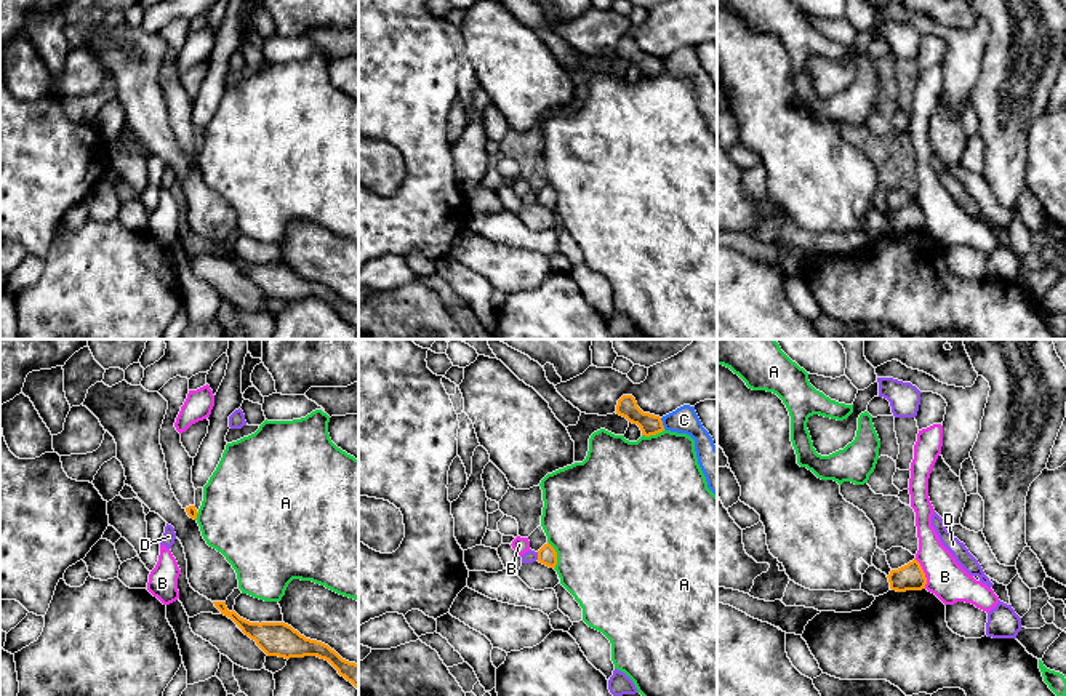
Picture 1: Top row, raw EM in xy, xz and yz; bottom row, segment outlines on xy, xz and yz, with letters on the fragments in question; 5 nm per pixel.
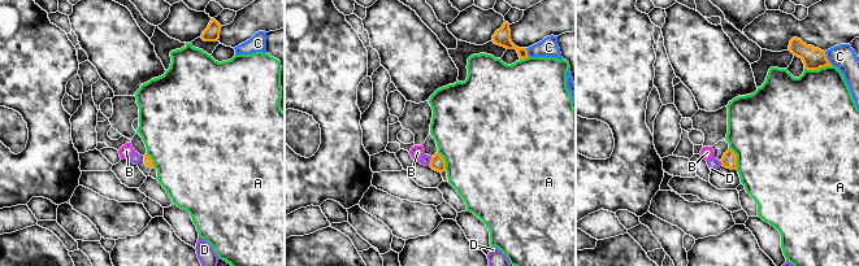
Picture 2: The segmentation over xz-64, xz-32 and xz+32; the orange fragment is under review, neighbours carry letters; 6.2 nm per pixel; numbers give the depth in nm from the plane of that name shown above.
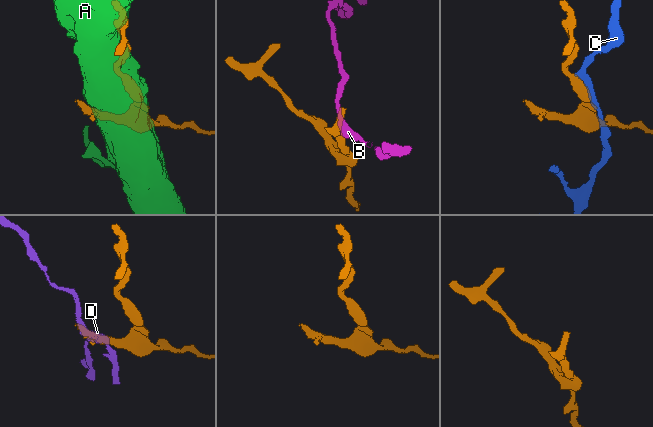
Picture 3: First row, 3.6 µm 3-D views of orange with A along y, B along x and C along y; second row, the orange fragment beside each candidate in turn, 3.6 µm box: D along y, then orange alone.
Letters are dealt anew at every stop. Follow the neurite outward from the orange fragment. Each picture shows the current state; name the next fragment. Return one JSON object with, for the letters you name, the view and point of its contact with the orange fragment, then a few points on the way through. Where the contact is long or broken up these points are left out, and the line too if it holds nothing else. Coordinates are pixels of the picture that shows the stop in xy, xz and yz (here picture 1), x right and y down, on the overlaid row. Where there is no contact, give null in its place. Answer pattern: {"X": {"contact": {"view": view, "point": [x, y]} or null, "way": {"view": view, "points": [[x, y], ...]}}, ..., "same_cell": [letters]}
{"same_cell": []}

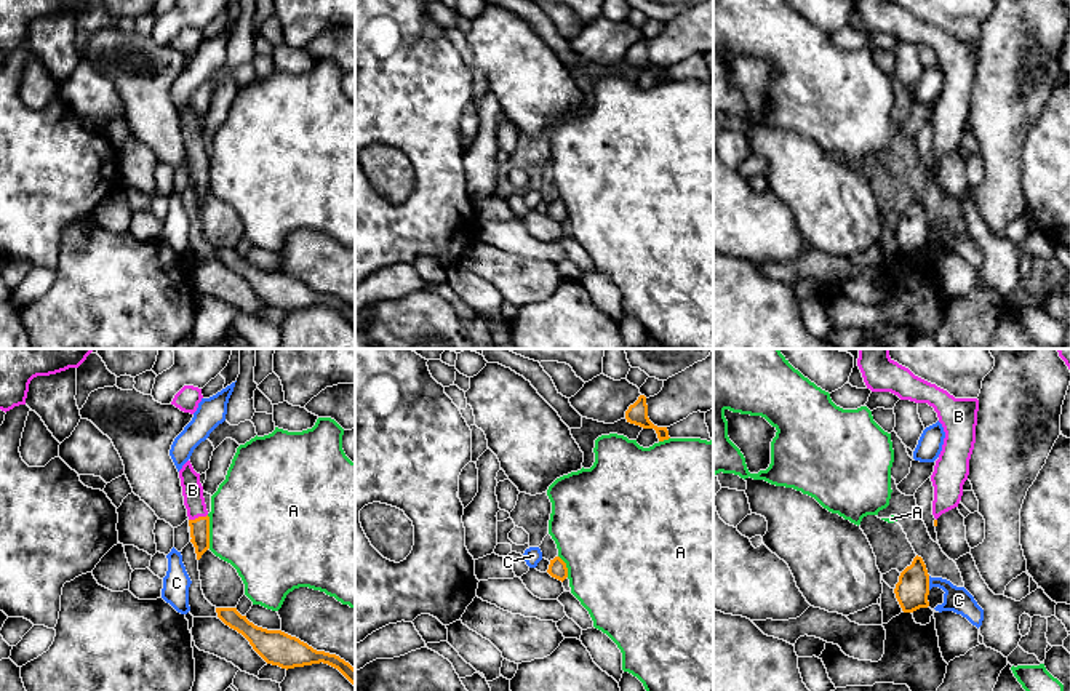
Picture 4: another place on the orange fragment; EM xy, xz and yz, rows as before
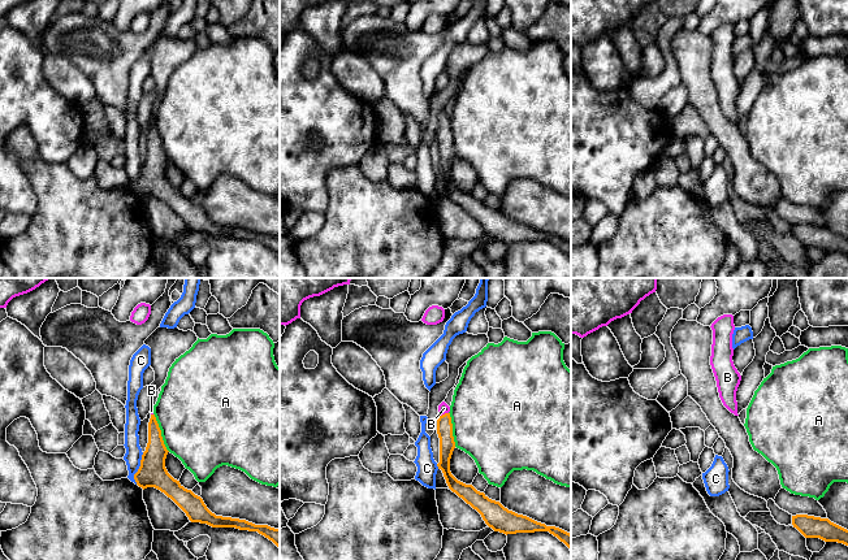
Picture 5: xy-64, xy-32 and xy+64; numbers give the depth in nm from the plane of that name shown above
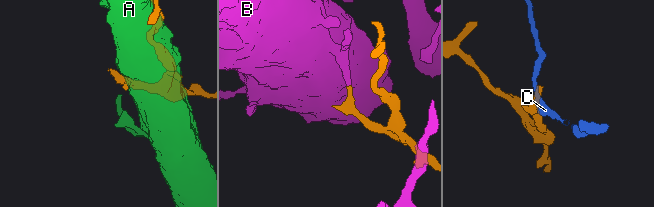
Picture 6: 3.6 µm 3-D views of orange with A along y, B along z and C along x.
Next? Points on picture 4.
{"B": {"contact": {"view": "xy", "point": [197, 519]}, "way": {"view": "xy", "points": [[200, 527], [197, 519], [192, 490]]}}, "same_cell": ["B"]}

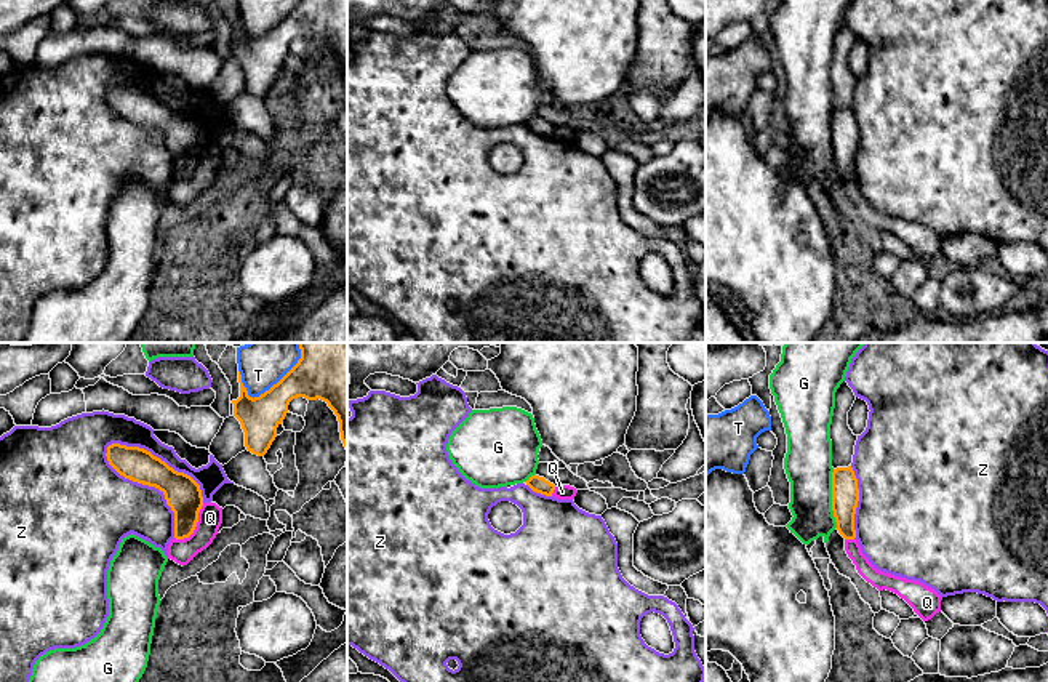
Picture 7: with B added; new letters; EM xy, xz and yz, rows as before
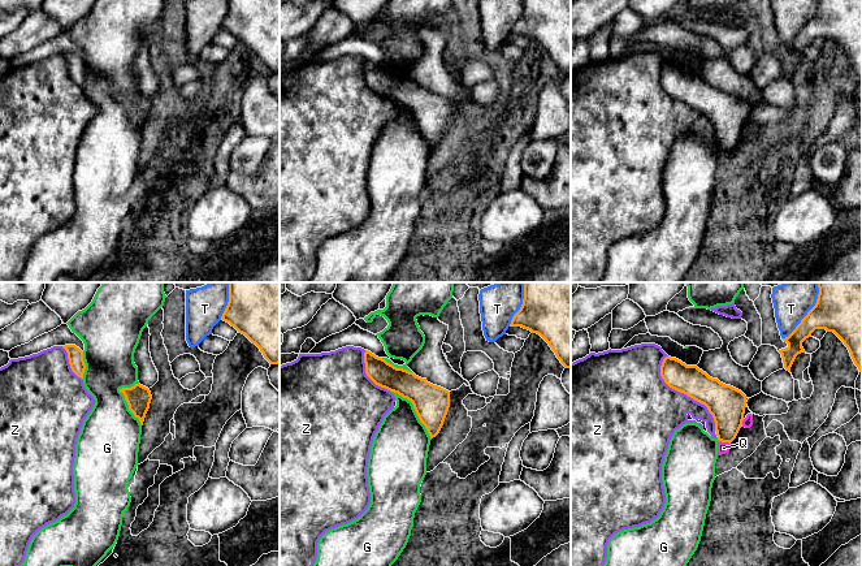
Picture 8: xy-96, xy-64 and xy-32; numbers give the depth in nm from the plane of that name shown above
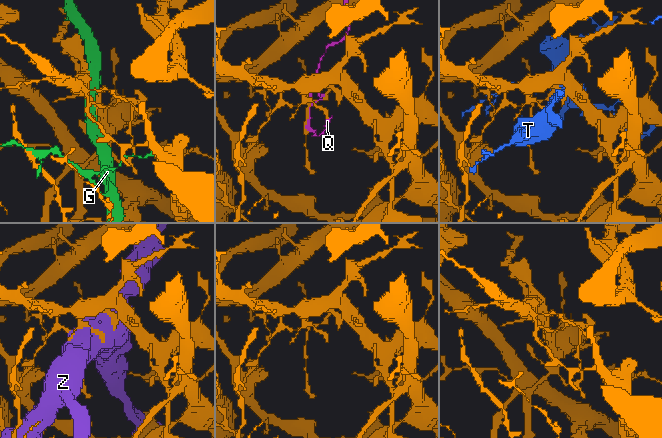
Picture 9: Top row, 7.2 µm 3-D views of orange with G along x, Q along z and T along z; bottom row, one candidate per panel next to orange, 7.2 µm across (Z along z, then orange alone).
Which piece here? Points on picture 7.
{"same_cell": []}

